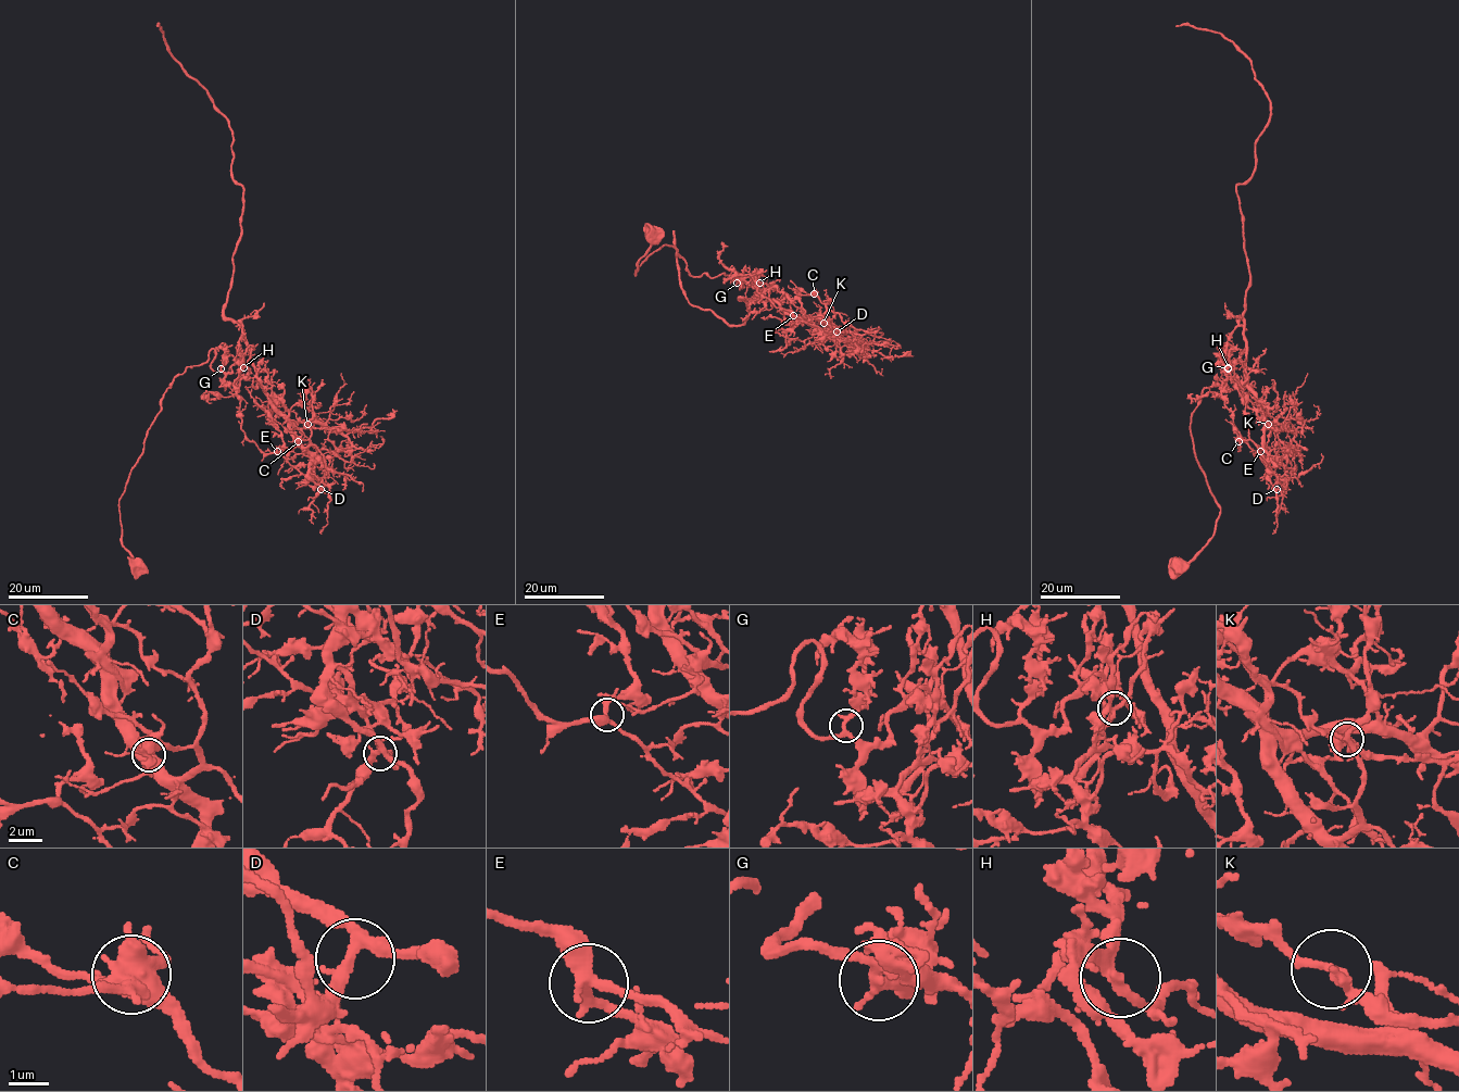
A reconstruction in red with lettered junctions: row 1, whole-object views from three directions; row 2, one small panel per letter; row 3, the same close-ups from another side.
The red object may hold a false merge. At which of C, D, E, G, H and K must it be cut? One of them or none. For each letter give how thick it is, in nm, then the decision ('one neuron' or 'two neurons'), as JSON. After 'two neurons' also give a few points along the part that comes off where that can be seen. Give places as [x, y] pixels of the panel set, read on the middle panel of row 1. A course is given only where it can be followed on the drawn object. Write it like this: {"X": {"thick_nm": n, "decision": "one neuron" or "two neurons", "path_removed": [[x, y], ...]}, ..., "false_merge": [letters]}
{"C": {"thick_nm": 360, "decision": "one neuron"}, "D": {"thick_nm": 280, "decision": "one neuron"}, "E": {"thick_nm": 280, "decision": "one neuron"}, "G": {"thick_nm": 240, "decision": "one neuron"}, "H": {"thick_nm": 280, "decision": "one neuron"}, "K": {"thick_nm": 180, "decision": "two neurons", "path_removed": [[824, 323], [857, 337], [817, 329], [774, 300], [740, 300], [759, 291], [741, 325], [692, 305], [673, 230]]}, "false_merge": ["K"]}

